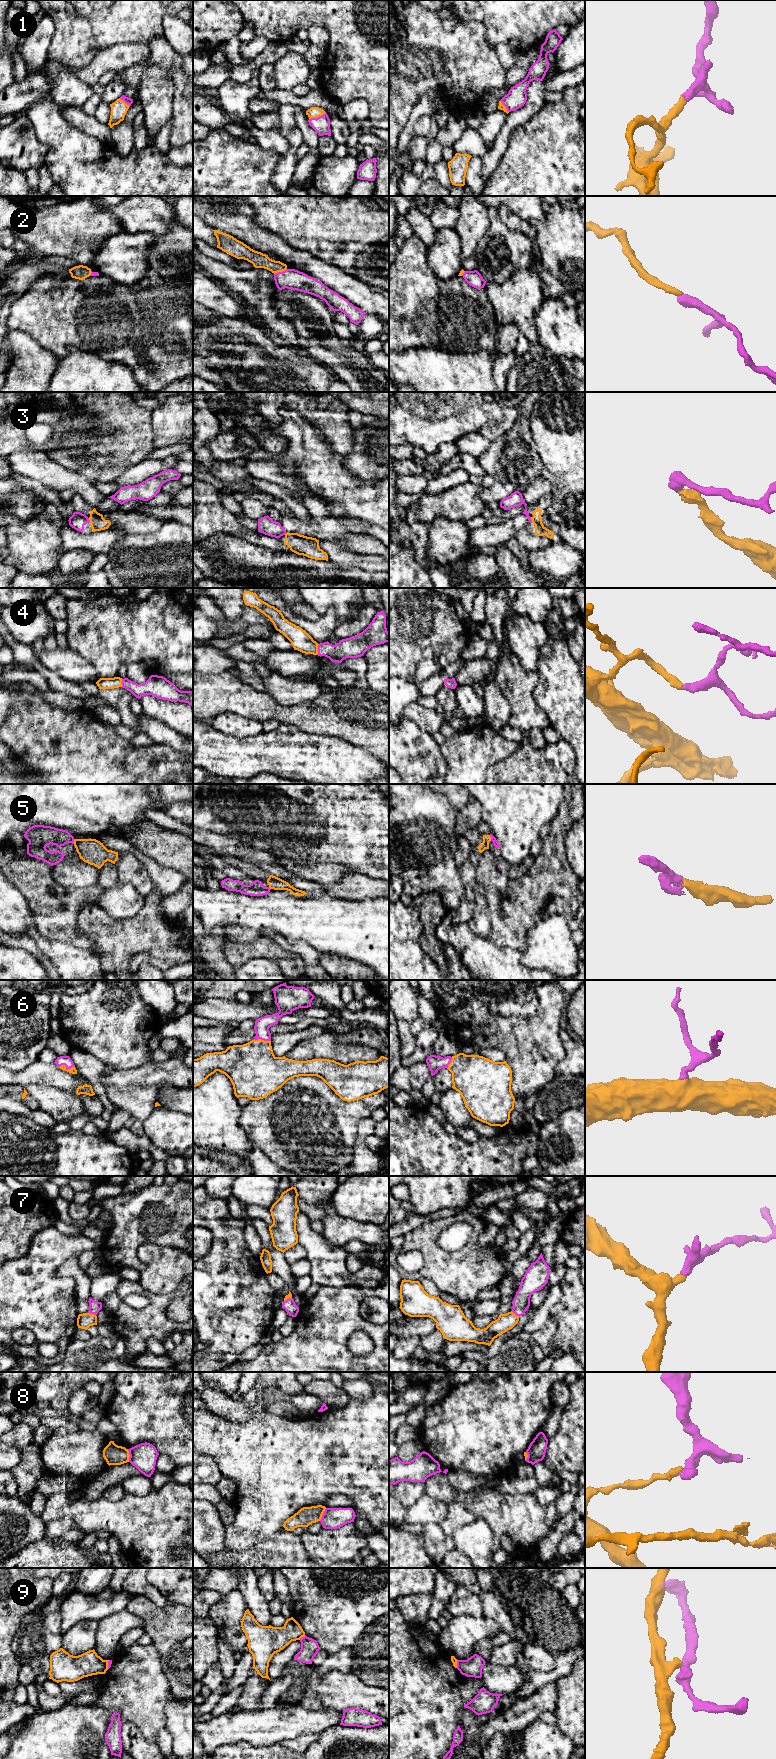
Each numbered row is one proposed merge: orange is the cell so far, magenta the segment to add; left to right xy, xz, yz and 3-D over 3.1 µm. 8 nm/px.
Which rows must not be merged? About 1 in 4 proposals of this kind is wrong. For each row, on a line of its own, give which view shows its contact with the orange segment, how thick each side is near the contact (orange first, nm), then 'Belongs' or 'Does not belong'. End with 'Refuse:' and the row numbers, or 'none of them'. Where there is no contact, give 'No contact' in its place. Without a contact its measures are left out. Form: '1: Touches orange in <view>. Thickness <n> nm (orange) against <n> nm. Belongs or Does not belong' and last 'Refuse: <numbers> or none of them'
1: Touches orange in xz. Thickness 90 nm (orange) against 140 nm. Belongs
2: Touches orange in xz. Thickness 130 nm (orange) against 160 nm. Belongs
3: Touches orange in yz. Thickness 90 nm (orange) against 110 nm. Belongs
4: Touches orange in xz. Thickness 160 nm (orange) against 160 nm. Belongs
5: Touches orange in yz. Thickness 60 nm (orange) against 50 nm. Does not belong
6: Touches orange in xy. Thickness 50 nm (orange) against 80 nm. Belongs
7: Touches orange in xy. Thickness 120 nm (orange) against 90 nm. Belongs
8: Touches orange in xy. Thickness 160 nm (orange) against 200 nm. Does not belong
9: Touches orange in xz. Thickness 220 nm (orange) against 140 nm. Does not belong
Refuse: 5, 8, 9

